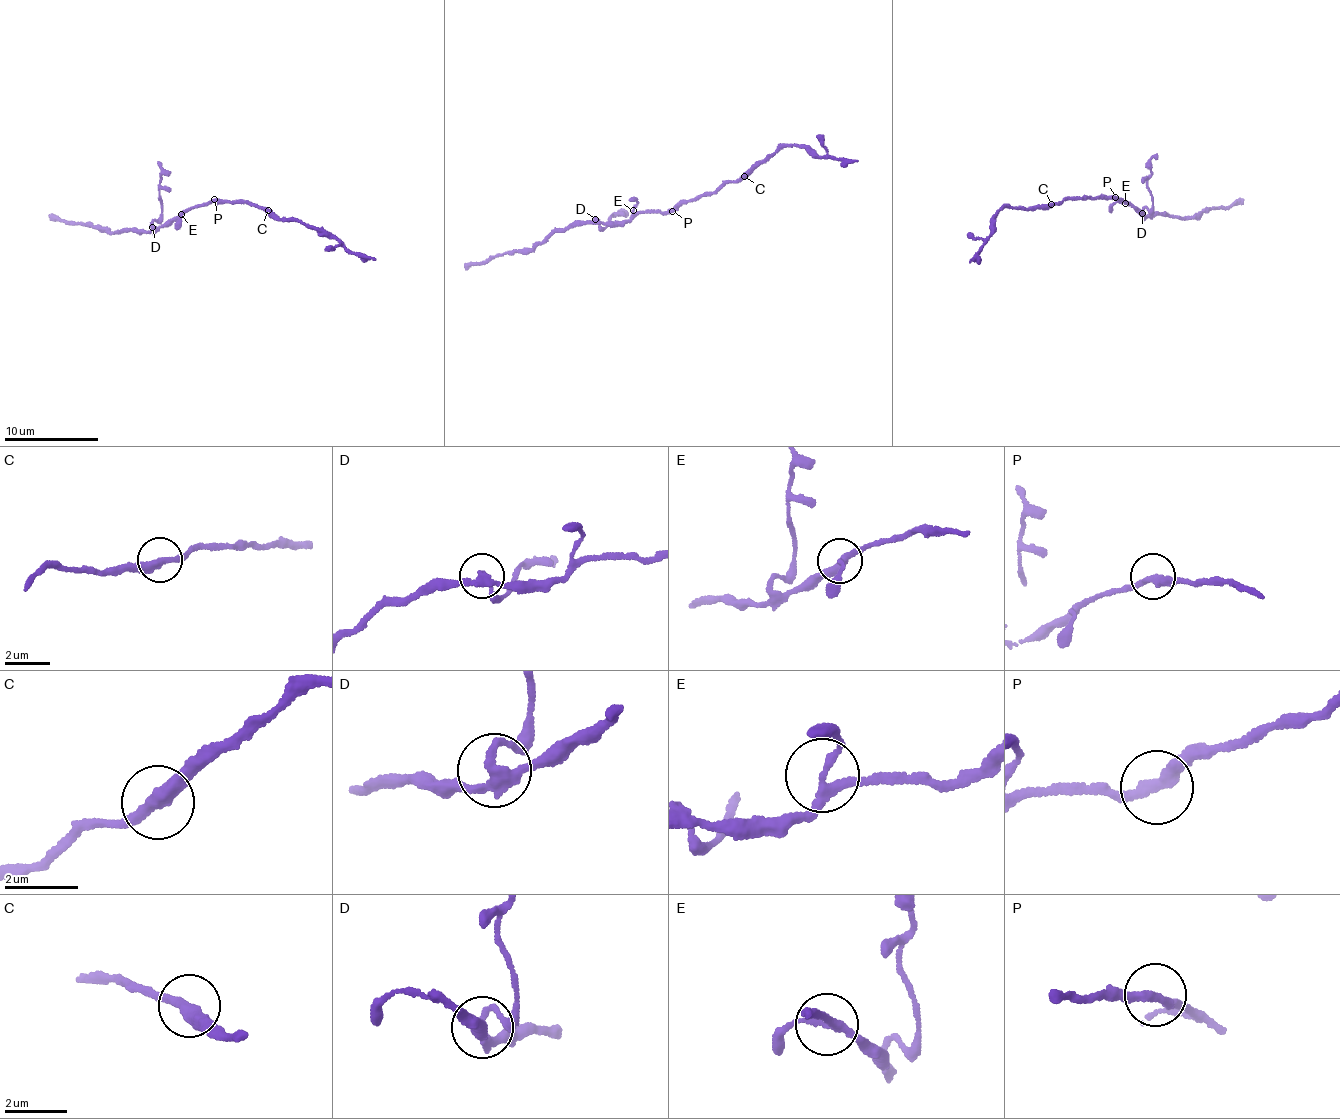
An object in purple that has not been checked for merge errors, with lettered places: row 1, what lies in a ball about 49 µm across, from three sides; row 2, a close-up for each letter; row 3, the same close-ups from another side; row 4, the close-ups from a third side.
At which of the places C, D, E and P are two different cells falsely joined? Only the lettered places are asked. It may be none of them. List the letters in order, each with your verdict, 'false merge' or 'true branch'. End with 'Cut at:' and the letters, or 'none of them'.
C: true branch
D: false merge
E: true branch
P: true branch
Cut at: D

